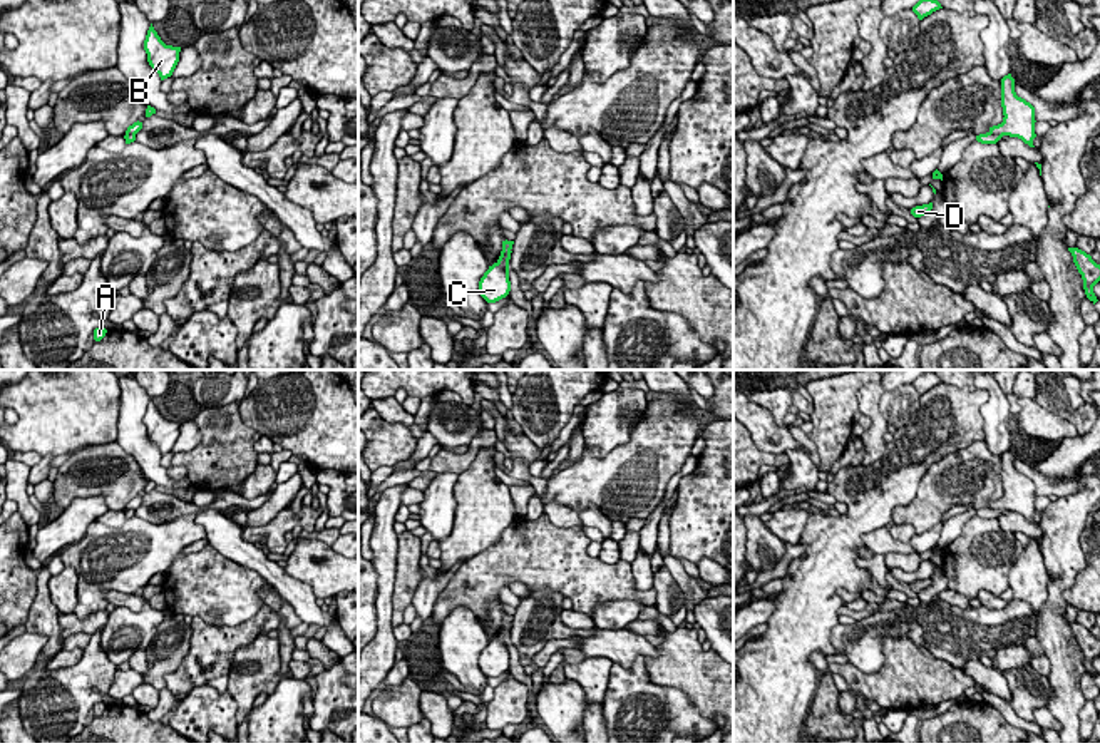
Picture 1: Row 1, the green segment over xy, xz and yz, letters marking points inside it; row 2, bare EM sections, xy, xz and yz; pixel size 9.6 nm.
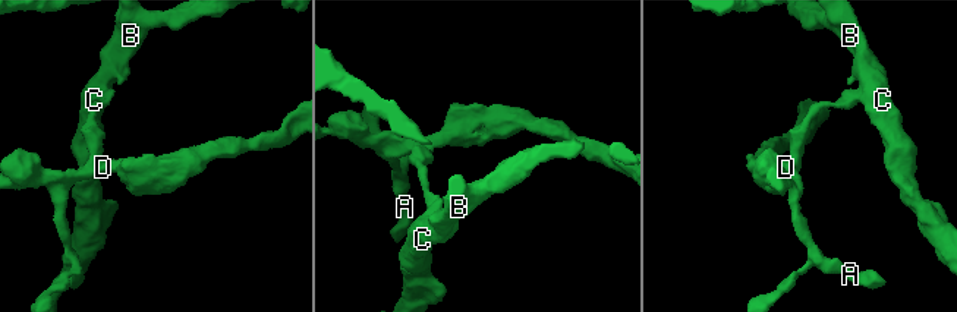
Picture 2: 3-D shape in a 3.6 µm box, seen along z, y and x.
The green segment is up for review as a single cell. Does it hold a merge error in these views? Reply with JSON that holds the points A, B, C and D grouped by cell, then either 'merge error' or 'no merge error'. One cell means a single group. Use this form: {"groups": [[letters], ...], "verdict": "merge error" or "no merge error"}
{"groups": [["A", "D"], ["B", "C"]], "verdict": "merge error"}

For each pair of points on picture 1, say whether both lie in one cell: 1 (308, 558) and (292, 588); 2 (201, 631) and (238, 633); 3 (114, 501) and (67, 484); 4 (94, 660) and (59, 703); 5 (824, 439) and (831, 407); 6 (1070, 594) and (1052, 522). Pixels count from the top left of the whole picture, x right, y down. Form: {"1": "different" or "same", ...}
{"1": "different", "2": "same", "3": "same", "4": "same", "5": "same", "6": "different"}

